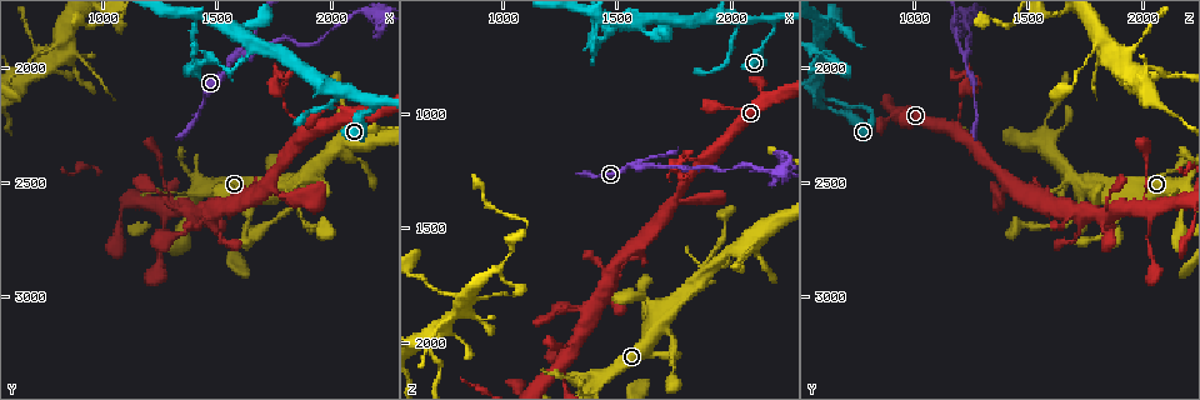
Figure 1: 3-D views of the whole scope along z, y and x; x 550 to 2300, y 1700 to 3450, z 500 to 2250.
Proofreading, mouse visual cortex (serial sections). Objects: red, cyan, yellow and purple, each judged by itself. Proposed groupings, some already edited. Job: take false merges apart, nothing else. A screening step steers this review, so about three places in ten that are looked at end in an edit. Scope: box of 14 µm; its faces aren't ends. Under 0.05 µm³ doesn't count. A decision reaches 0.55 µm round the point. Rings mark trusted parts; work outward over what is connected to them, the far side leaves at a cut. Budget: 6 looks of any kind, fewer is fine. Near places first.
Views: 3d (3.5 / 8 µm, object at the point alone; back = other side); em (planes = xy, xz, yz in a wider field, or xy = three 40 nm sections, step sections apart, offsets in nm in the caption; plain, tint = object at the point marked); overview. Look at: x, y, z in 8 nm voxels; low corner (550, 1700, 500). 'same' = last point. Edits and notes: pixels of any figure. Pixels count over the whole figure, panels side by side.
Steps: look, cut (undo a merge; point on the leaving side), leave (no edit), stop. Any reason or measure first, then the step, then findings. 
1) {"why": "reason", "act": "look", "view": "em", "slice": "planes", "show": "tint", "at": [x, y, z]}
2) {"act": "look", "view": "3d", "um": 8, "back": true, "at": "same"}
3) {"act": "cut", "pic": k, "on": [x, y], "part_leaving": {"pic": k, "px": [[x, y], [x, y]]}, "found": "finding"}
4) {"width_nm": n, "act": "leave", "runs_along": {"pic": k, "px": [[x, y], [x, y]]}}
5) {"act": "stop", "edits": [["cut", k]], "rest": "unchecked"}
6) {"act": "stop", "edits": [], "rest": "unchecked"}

{"act": "look", "view": "3d", "um": 3.5, "at": [1630, 2680, 1890]}

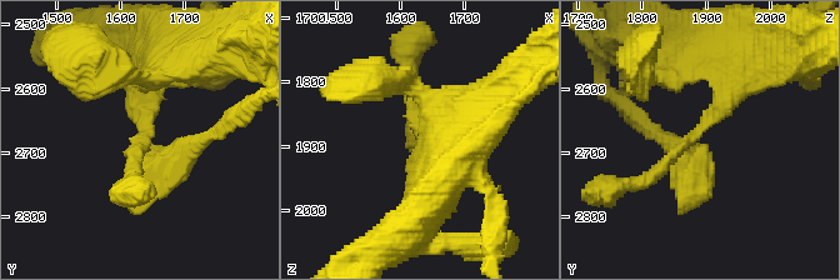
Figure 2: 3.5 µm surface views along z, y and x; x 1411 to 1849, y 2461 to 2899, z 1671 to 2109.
{"why": "shape alone is not enough", "act": "look", "view": "em", "slice": "xy", "step": 5, "show": "tint", "at": [1635, 2675, 1880]}

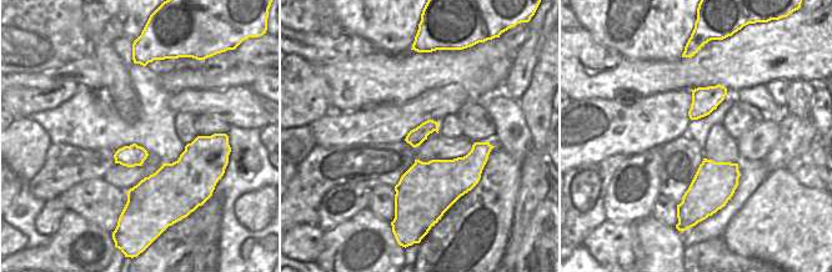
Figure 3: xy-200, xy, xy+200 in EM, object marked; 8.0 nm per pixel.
{"act": "leave", "runs_along": {"pic": 2, "px": [[740, 71], [673, 151]]}, "found": "one cell here"}

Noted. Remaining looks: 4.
{"why": "small branch off a trunk", "act": "look", "view": "3d", "um": 3.5, "at": [1300, 2610, 2030]}

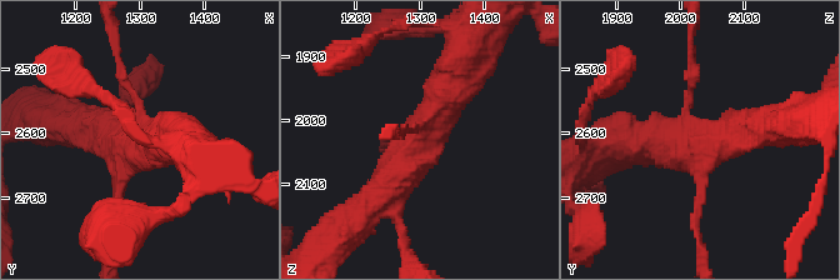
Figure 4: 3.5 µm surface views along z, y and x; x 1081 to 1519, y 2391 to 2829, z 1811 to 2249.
{"arms": 4, "arm_widths_nm": [100, 100, 400, 500], "act": "look", "view": "em", "slice": "planes", "show": "tint", "at": [1295, 2615, 2040]}

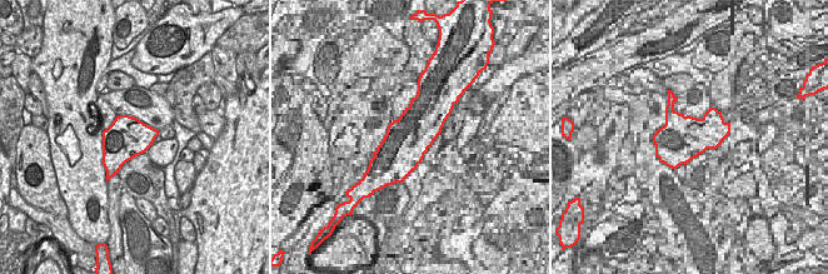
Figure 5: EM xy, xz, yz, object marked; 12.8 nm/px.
{"act": "look", "view": "em", "slice": "xy", "step": 3, "show": "tint", "at": "same"}

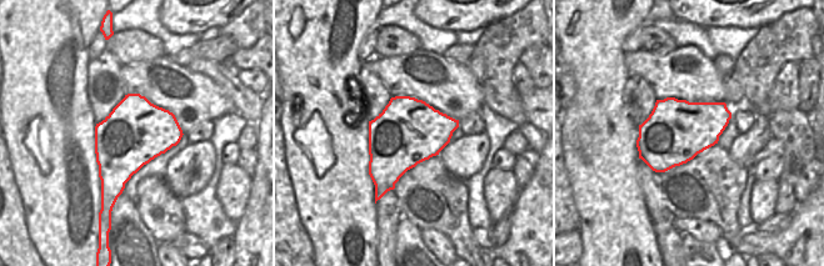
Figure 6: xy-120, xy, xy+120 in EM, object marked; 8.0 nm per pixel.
{"act": "leave", "found": "one cell here"}

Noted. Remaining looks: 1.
{"why": "calibre changes", "act": "look", "view": "3d", "um": 3.5, "at": [1810, 2160, 1210]}

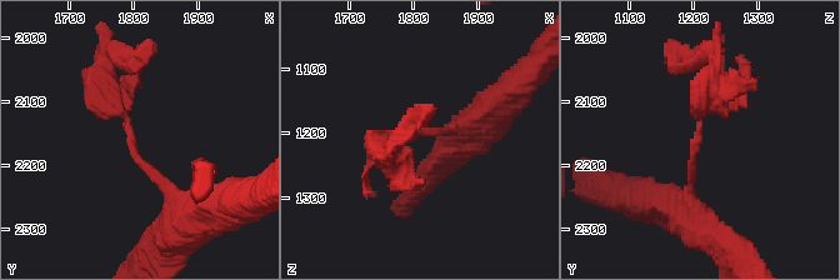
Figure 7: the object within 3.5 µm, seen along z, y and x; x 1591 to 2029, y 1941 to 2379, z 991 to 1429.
{"act": "cut", "pic": 7, "on": [400, 168], "part_leaving": {"pic": 7, "px": [[698, 116], [714, 63], [675, 58]]}, "found": "a second cell is stuck on"}

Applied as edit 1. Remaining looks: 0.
{"act": "stop", "edits": [["cut", 7]], "rest": "unchecked"}

